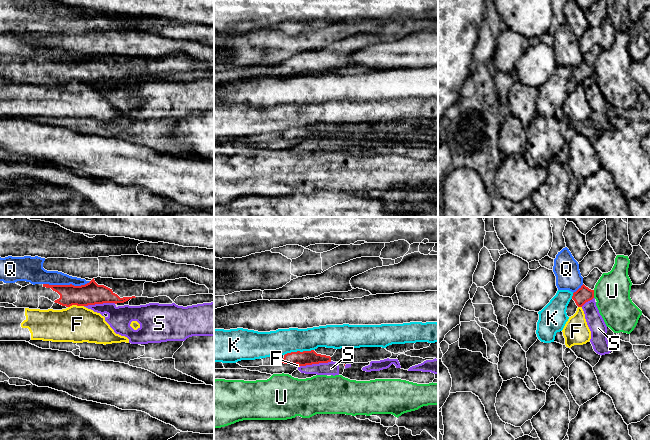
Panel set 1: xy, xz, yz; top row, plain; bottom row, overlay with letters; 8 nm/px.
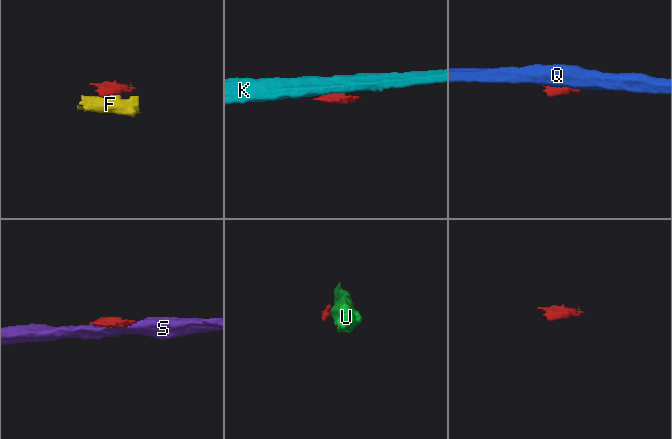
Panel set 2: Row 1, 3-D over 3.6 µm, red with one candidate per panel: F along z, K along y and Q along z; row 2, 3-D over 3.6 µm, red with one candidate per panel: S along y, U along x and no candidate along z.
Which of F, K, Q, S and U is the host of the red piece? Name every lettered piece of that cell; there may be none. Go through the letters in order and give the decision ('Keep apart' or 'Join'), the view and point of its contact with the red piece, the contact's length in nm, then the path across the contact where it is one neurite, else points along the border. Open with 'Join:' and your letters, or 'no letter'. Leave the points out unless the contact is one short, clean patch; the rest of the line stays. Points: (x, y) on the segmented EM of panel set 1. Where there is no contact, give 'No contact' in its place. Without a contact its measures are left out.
Join: no letter
F: Keep apart. Touches red at xy (75, 304). Shared border 130 nm. Boundary: xy (83, 305), (70, 305), (68, 307)
K: Keep apart. Touches red at xz (298, 351). Shared border 240 nm. Boundary: xz (313, 349), (291, 351), (284, 355)
Q: Keep apart. Touches red at xy (66, 285). Shared border 380 nm
S: Keep apart. Touches red at xy (99, 303). Shared border 260 nm. Boundary: xy (115, 303), (95, 303), (84, 306)
U: Keep apart. Touches red at yz (593, 294). Shared border 60 nm. Boundary: yz (593, 290), (594, 297)

